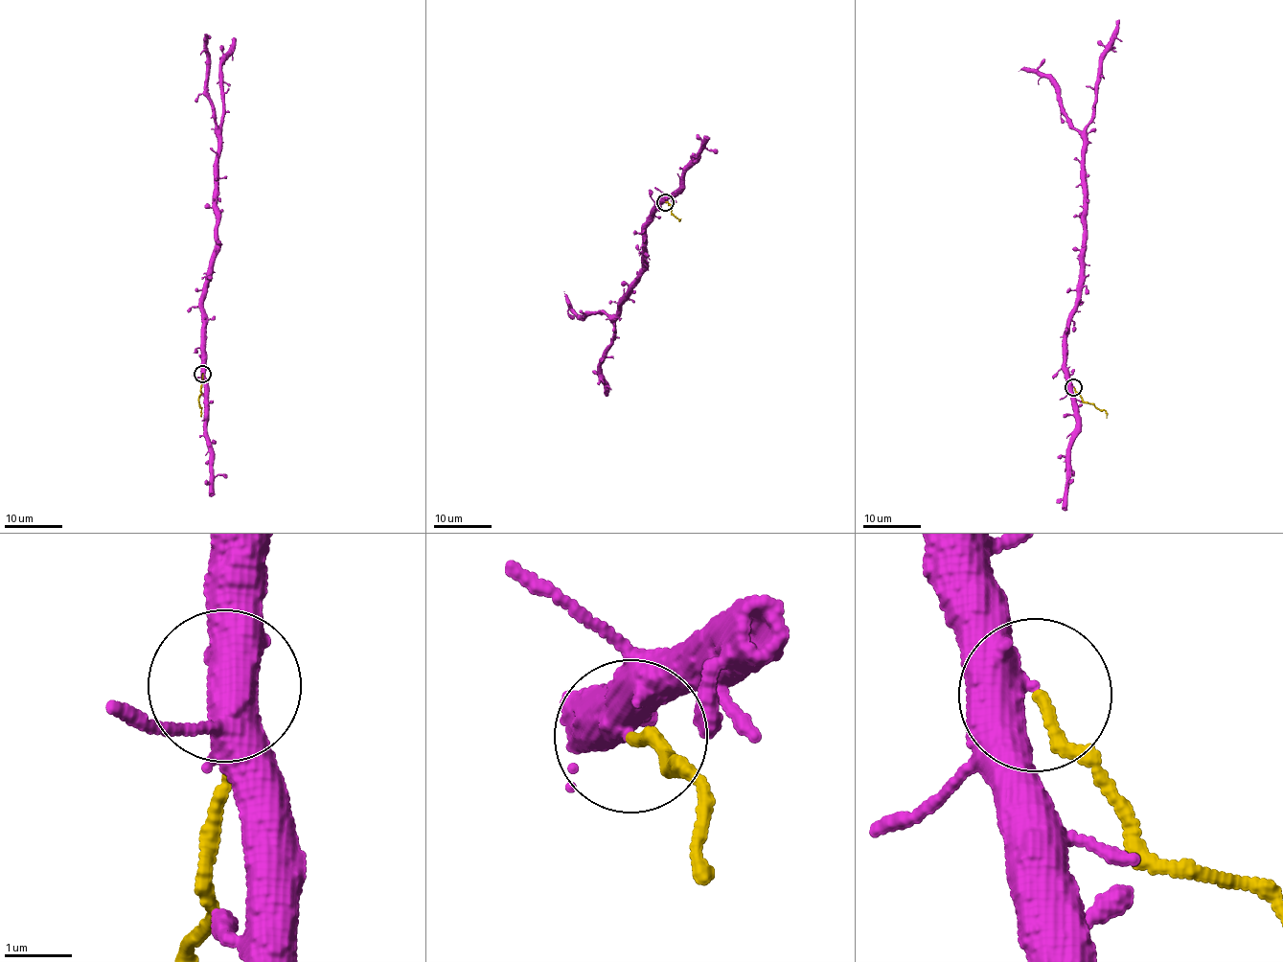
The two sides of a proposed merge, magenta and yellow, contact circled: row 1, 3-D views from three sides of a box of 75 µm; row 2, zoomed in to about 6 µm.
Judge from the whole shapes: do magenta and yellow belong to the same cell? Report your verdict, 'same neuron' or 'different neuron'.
different neuron

